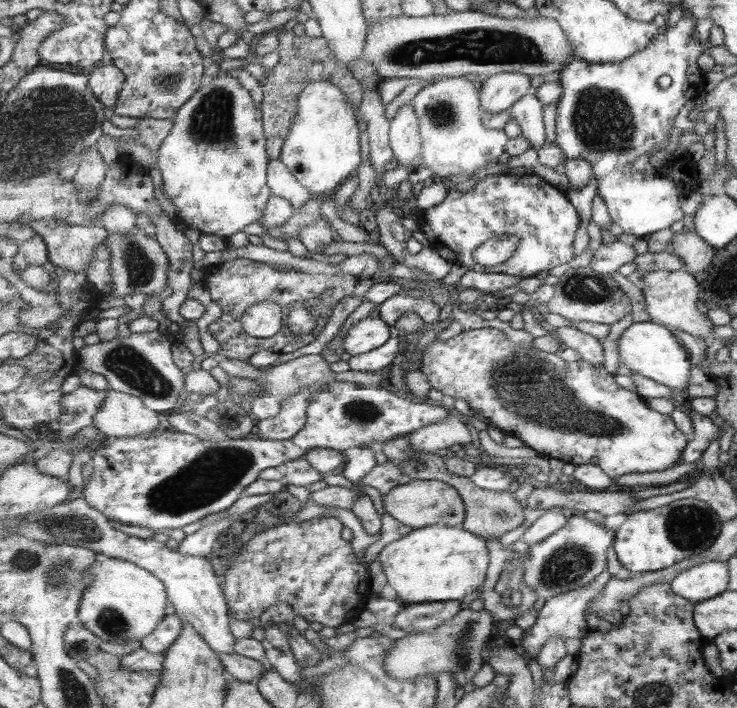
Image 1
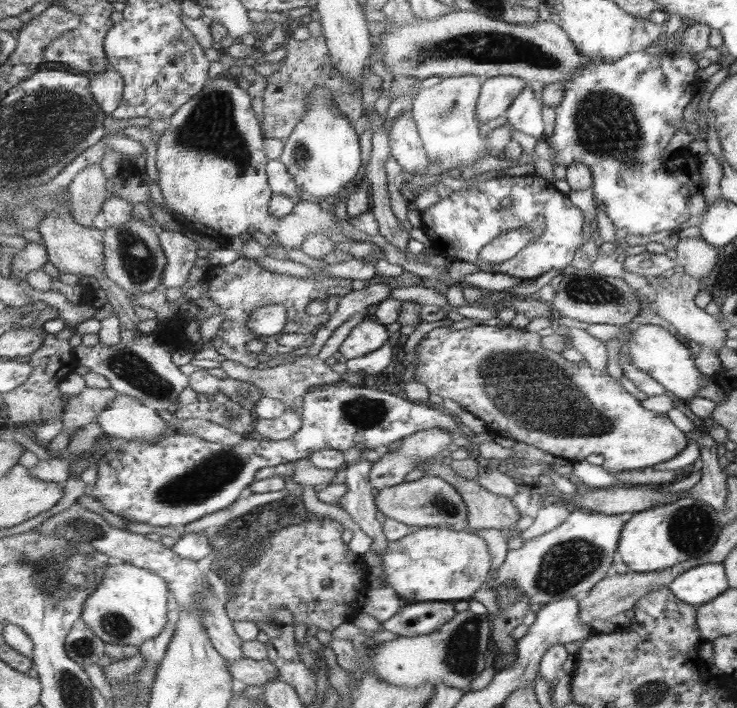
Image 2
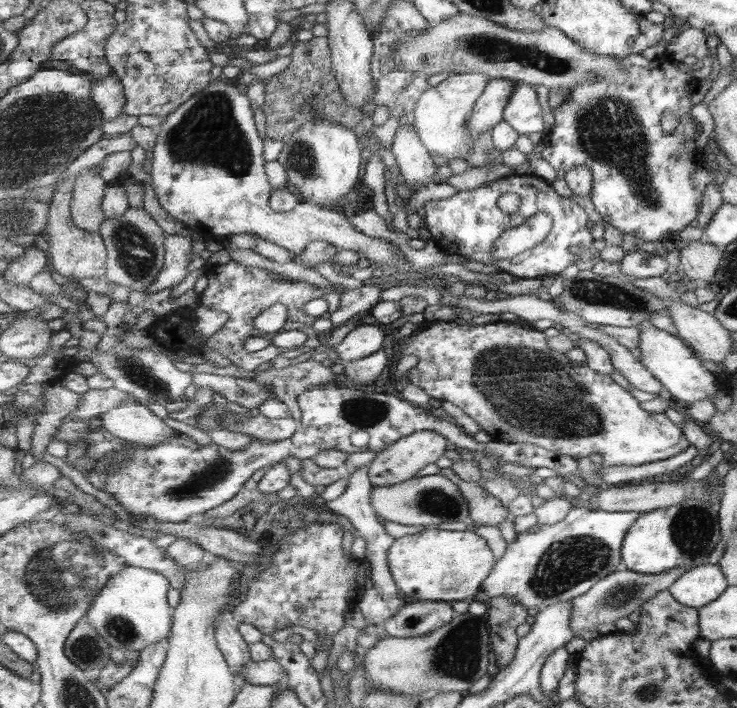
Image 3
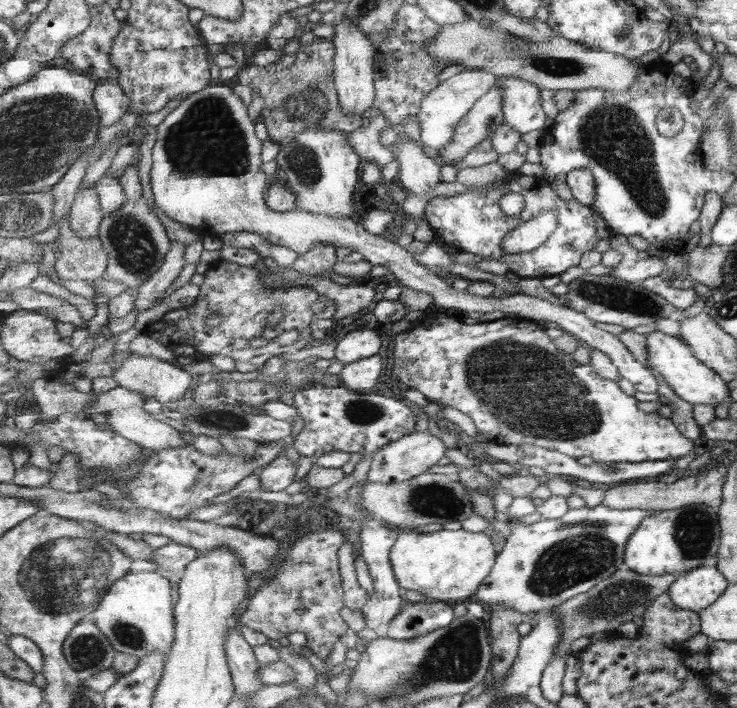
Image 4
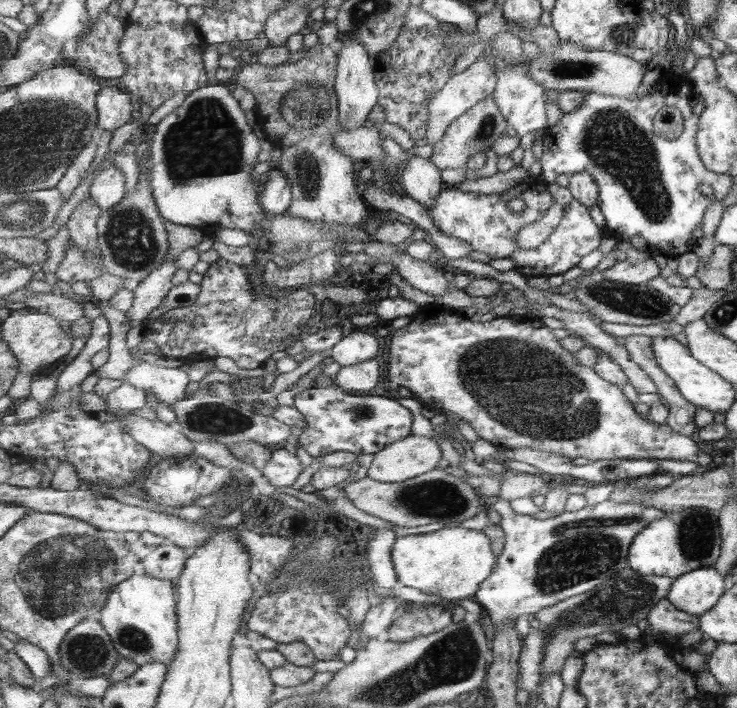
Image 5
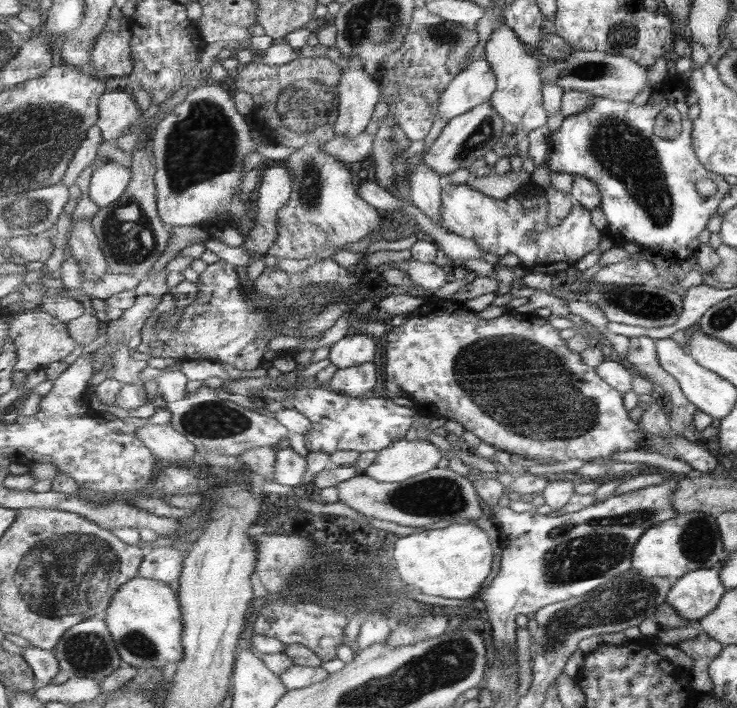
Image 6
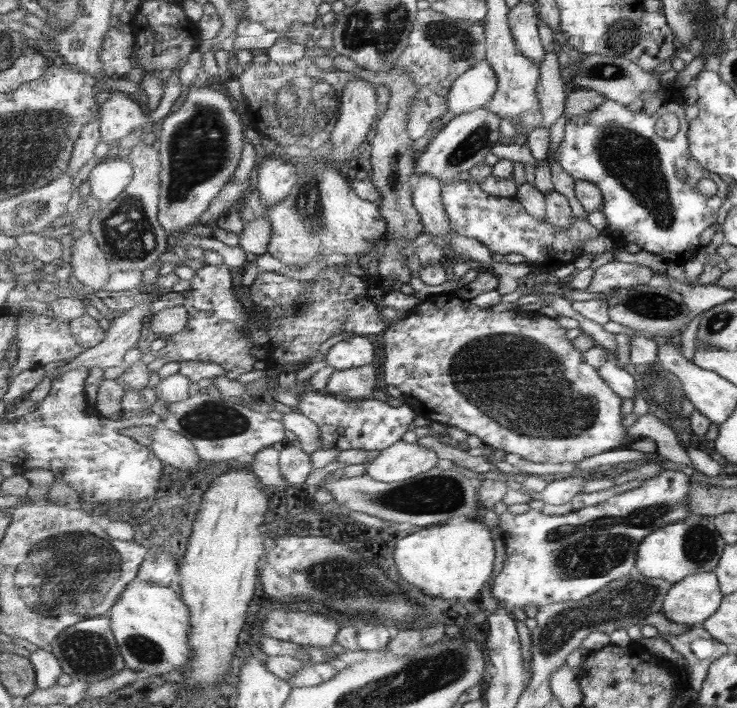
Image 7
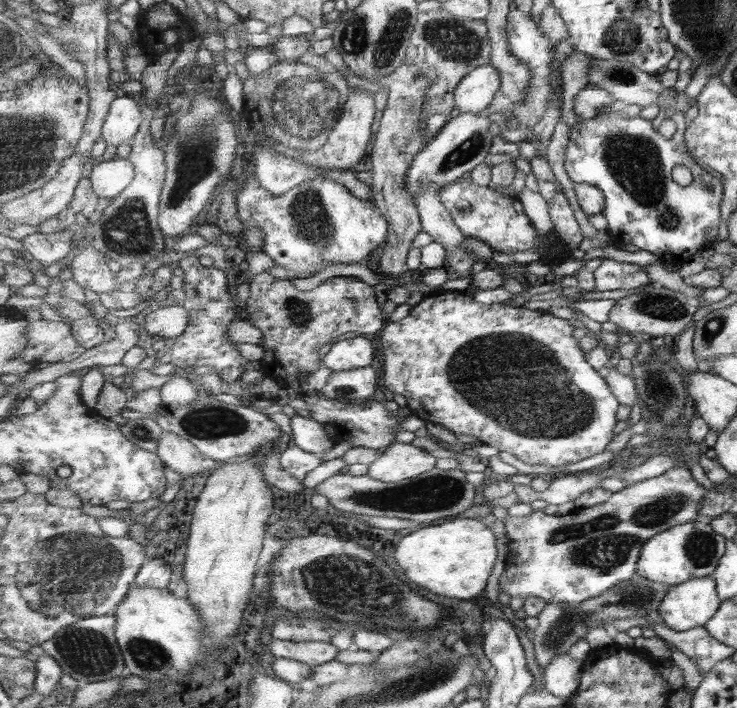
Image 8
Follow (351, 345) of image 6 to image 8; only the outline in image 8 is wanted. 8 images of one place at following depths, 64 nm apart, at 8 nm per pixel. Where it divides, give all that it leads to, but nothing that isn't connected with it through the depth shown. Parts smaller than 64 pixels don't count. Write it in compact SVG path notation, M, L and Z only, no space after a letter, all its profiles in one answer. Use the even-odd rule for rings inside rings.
M363 335L336 342L324 356L323 362L331 371L344 371L371 366L375 346Z

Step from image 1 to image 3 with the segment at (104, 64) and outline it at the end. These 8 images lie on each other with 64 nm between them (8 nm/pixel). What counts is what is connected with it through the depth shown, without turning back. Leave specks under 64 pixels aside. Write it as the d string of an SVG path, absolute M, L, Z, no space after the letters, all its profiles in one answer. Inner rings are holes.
M117 74L96 78L92 90L93 100L103 113L104 120L113 120L123 113L127 103L124 86Z

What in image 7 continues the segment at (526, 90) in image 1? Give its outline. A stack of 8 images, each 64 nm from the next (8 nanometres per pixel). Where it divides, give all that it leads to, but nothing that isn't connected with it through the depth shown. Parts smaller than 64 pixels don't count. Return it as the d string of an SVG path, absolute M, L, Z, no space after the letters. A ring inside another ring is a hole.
M486 107L456 115L429 142L429 147L418 154L414 175L433 175L441 179L443 184L457 180L459 172L469 172L473 166L485 161L497 142L504 139L499 132L499 124L501 117Z

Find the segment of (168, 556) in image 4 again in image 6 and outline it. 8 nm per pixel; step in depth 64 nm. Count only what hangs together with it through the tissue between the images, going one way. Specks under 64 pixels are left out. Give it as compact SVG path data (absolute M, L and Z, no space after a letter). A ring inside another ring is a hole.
M157 547L140 566L141 577L170 583L179 582L187 552L173 547Z

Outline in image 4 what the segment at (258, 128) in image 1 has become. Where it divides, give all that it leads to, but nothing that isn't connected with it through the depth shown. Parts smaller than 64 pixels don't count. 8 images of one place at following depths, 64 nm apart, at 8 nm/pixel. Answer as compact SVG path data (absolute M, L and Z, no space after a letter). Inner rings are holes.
M216 82L209 85L205 90L201 90L201 92L192 94L189 98L184 99L156 128L157 142L153 148L154 161L151 171L154 201L160 210L163 210L169 218L173 218L176 222L187 224L195 230L199 229L199 231L209 230L209 234L219 236L235 232L253 232L263 236L277 246L291 248L291 250L299 252L299 255L309 253L316 243L331 243L335 247L351 249L351 251L363 255L364 260L372 265L386 267L388 272L394 274L395 278L402 284L405 284L405 286L409 286L409 288L419 292L429 293L434 297L434 305L446 309L456 309L457 314L463 312L485 313L500 310L506 315L518 316L535 323L541 322L541 320L555 322L559 329L575 336L589 348L595 348L607 353L612 358L615 366L618 366L619 370L621 370L621 377L629 380L636 390L641 392L659 392L659 379L655 377L653 370L649 369L645 363L641 363L639 358L628 349L618 336L613 336L607 330L597 328L595 320L587 316L587 314L583 314L583 312L577 312L577 310L569 306L551 304L547 300L525 293L500 297L483 297L469 294L465 290L457 290L453 284L449 286L443 280L443 272L429 269L427 266L421 266L411 256L411 252L402 248L399 243L370 234L361 224L358 224L358 222L351 218L330 216L329 214L314 214L313 212L296 209L289 212L273 211L266 202L268 191L273 186L273 183L269 181L269 176L261 168L263 166L263 160L261 160L263 142L255 134L255 122L249 116L249 108L245 104L245 100L241 96L237 96L233 92L233 87L231 88L226 83Z

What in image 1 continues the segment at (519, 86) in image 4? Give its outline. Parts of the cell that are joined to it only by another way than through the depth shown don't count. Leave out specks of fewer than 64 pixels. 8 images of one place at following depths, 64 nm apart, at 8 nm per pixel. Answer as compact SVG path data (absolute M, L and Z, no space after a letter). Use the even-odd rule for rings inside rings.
M535 92L527 94L509 110L510 118L519 124L522 134L531 142L532 148L539 150L547 142L545 122L543 122L543 102Z

